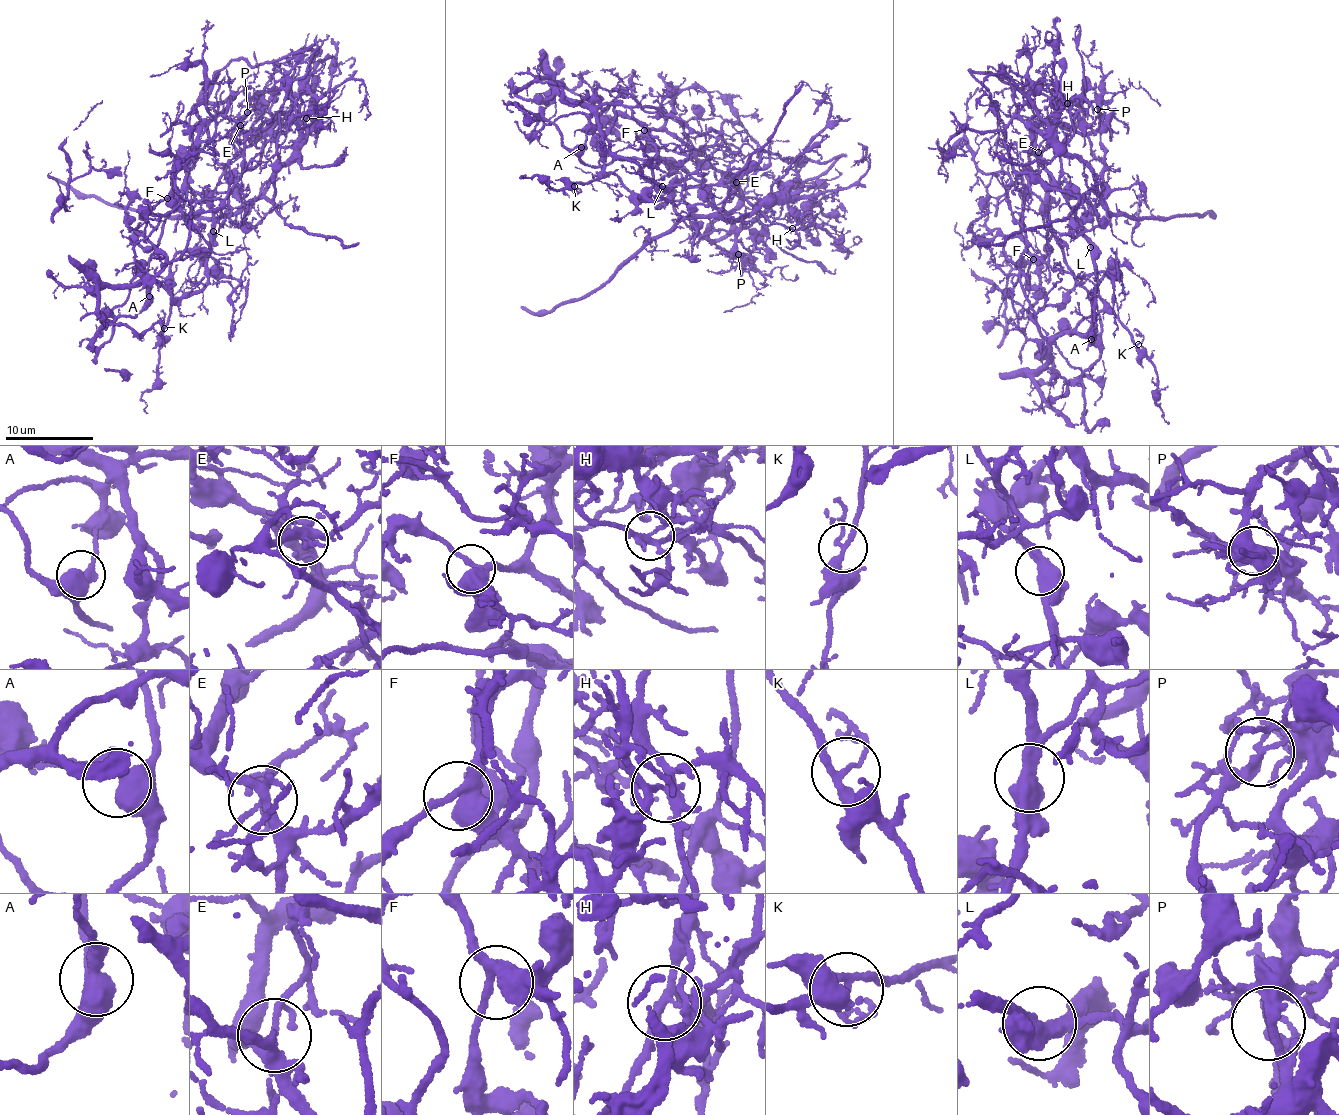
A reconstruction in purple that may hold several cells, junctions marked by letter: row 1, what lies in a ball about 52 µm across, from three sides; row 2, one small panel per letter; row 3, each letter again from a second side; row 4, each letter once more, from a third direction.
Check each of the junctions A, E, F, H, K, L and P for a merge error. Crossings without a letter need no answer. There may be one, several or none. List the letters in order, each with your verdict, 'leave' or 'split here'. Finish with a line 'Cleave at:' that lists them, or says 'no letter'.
A: leave
E: leave
F: leave
H: split here
K: leave
L: split here
P: split here
Cleave at: H, L, P

